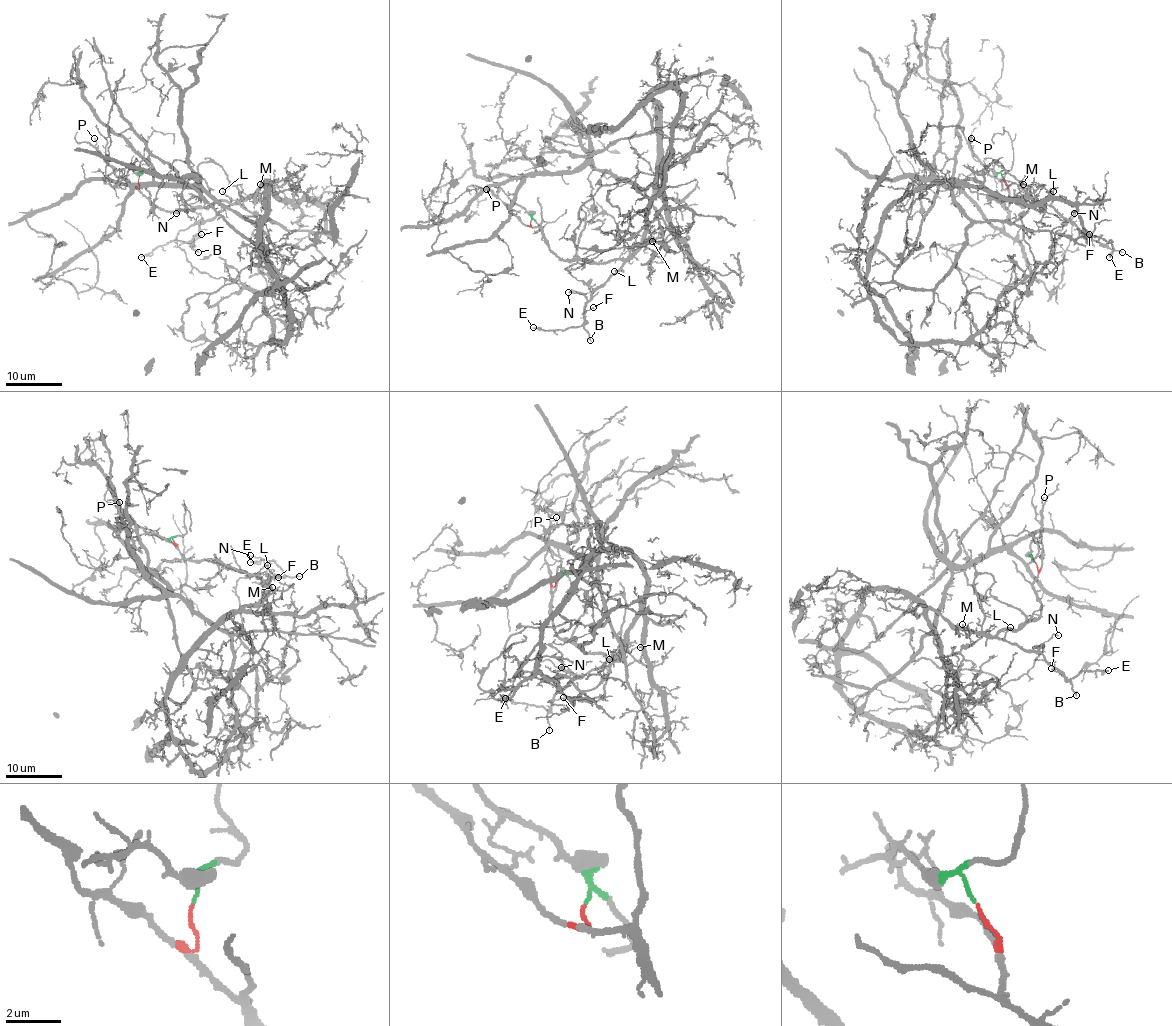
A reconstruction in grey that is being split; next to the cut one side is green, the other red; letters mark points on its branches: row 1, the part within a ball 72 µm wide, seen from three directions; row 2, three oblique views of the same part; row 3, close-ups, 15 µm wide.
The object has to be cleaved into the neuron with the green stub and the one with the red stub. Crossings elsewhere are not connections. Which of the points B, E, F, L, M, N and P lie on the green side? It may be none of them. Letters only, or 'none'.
none

